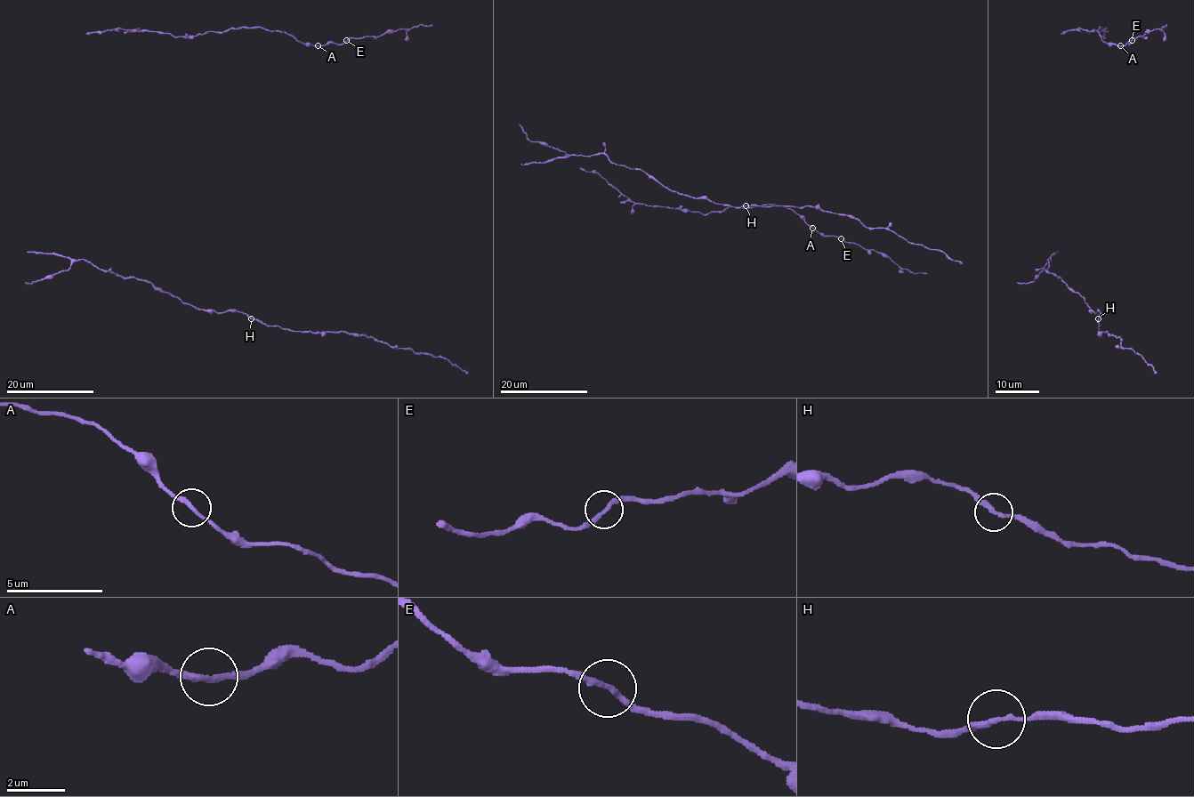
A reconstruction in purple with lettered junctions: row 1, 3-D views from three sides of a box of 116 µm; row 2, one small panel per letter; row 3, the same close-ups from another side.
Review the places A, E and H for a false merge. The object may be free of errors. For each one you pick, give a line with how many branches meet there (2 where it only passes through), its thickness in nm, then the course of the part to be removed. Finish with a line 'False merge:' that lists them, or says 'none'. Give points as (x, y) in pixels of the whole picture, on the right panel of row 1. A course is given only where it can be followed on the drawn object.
False merge: none

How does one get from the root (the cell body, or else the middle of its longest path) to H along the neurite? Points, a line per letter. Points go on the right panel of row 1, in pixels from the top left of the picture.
H: (1053, 252), (1046, 270), (1059, 277), (1082, 297), (1091, 309), (1099, 311), (1099, 318)

